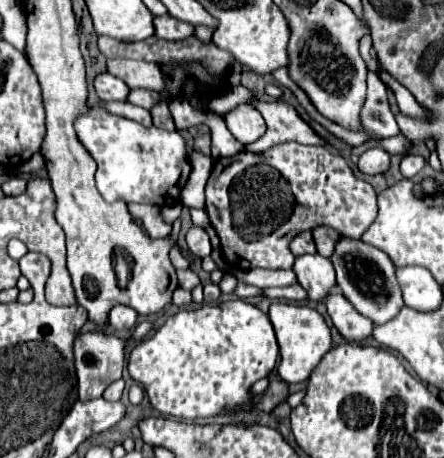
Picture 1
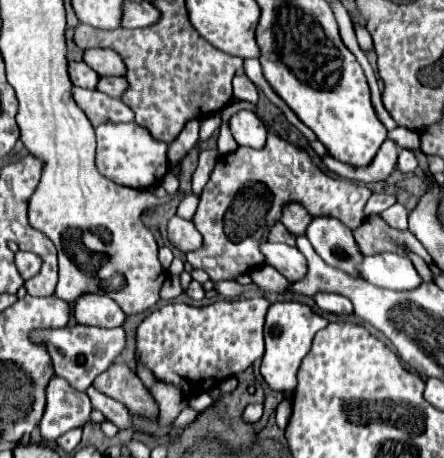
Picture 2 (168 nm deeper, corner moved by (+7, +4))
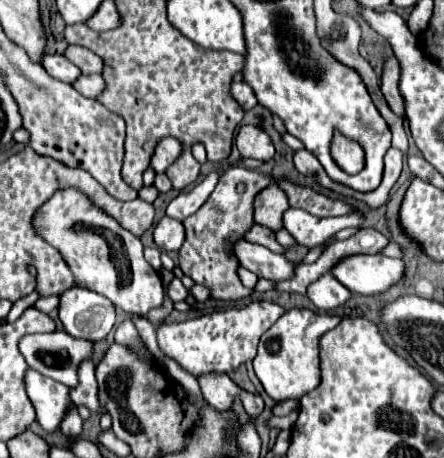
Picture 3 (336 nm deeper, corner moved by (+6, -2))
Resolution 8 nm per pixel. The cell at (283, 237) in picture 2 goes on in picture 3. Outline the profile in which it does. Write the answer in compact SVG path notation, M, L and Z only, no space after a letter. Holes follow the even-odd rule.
M253 224L253 226L251 226L251 230L247 230L243 238L245 238L245 240L249 240L249 242L255 242L255 244L261 244L261 246L269 248L271 252L277 252L277 254L281 254L281 252L283 252L283 246L279 246L279 244L277 244L277 240L273 238L273 232L271 232L269 228L265 228L265 226Z

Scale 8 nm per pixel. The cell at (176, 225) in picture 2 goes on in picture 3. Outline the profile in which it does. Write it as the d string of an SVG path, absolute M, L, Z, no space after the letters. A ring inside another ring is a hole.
M169 216L161 218L161 222L155 226L155 232L153 232L153 240L155 240L157 248L161 248L165 252L171 252L171 250L177 252L183 244L183 238L185 238L183 224Z

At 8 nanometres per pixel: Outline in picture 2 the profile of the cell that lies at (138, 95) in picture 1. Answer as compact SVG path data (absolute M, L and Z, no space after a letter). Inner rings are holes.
M114 76L100 78L98 90L112 98L122 98L122 94L128 90L128 82L126 82L126 78L114 78Z

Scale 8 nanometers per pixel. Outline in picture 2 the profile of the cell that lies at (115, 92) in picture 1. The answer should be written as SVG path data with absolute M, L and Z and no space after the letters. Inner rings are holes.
M70 62L68 72L70 72L70 78L72 78L72 82L76 86L88 88L88 90L96 90L100 76L86 62Z

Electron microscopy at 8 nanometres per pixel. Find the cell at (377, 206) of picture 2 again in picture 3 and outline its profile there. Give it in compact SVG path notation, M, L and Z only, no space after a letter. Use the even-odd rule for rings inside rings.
M289 208L283 214L283 228L303 246L315 248L329 240L343 228L357 228L364 220L361 214L347 214L341 218L317 218L305 210Z

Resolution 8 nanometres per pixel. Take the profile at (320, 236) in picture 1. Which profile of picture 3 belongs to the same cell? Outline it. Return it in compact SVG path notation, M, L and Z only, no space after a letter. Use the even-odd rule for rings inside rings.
M269 184L255 196L253 220L261 226L277 230L281 226L281 216L285 208L289 208L287 194L277 184Z

